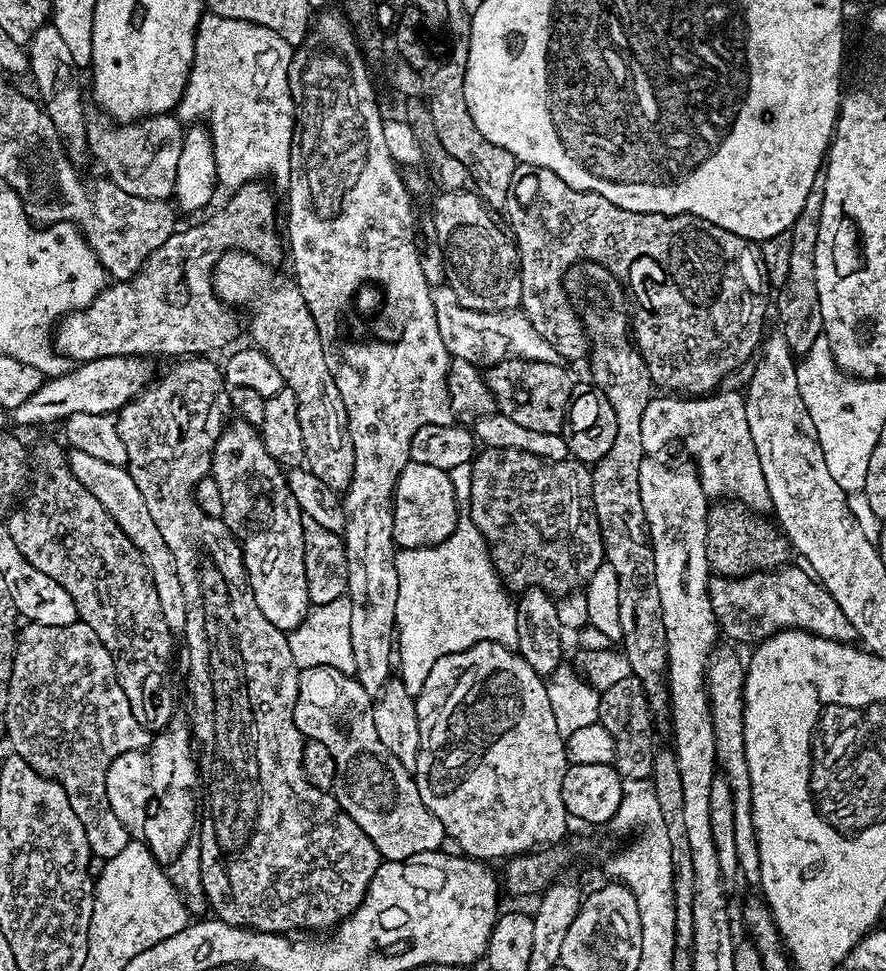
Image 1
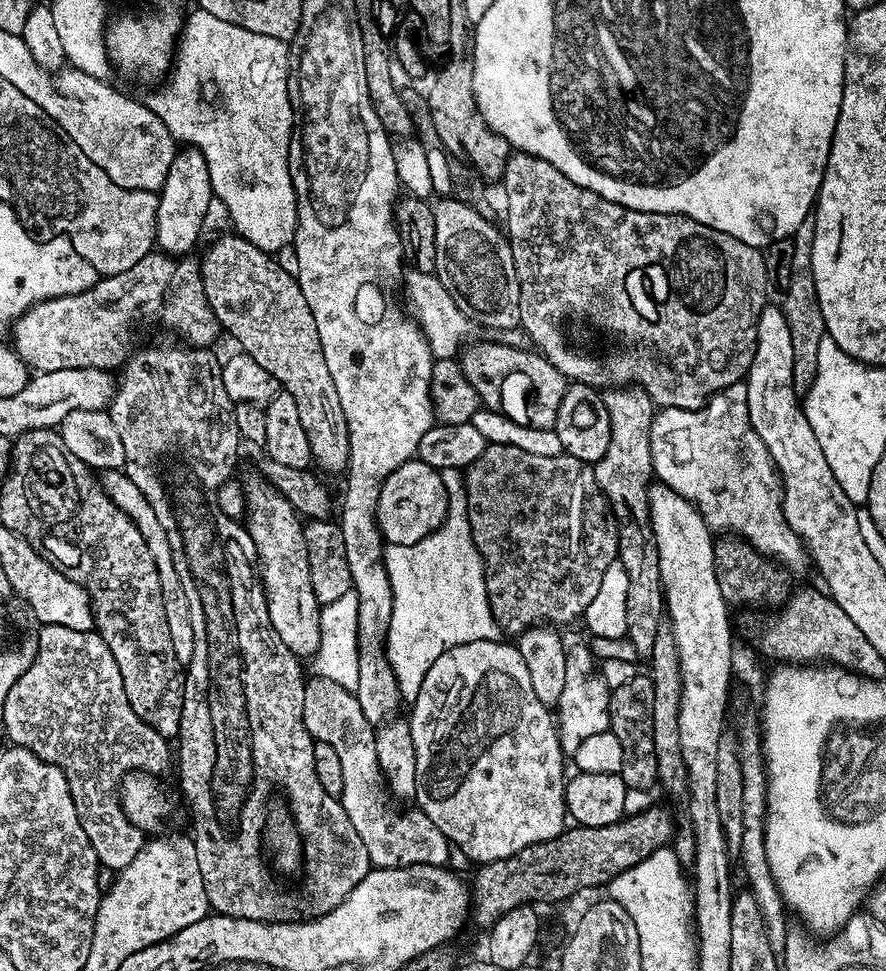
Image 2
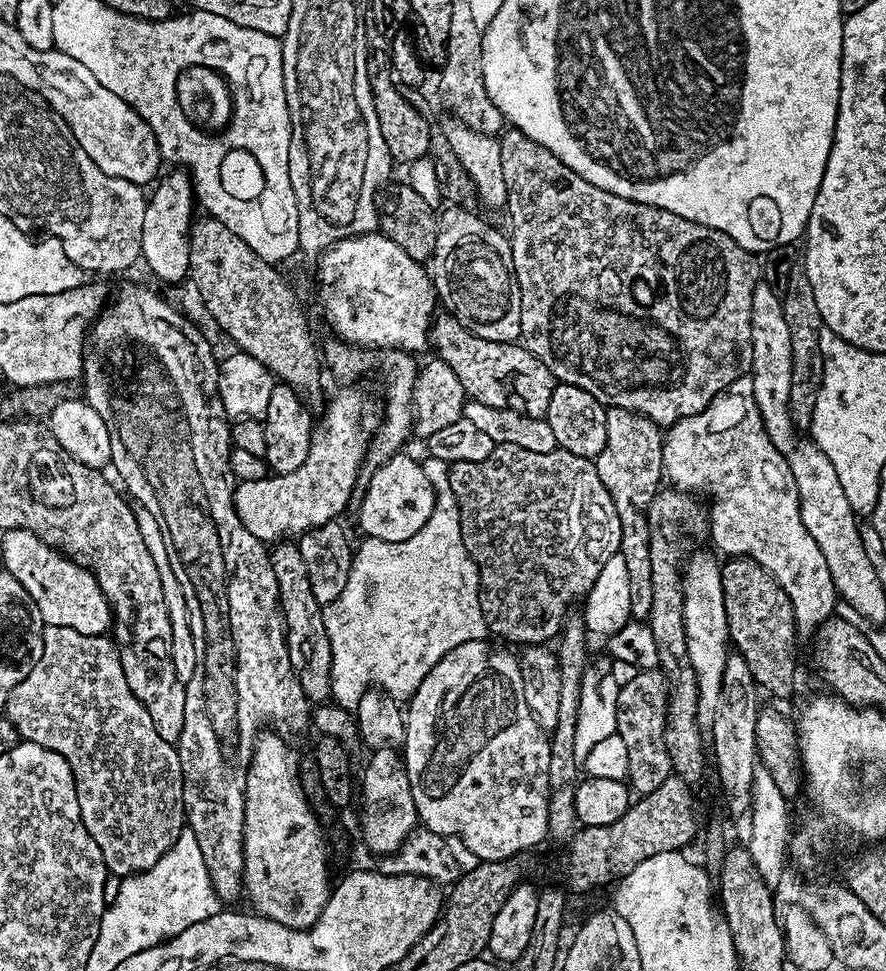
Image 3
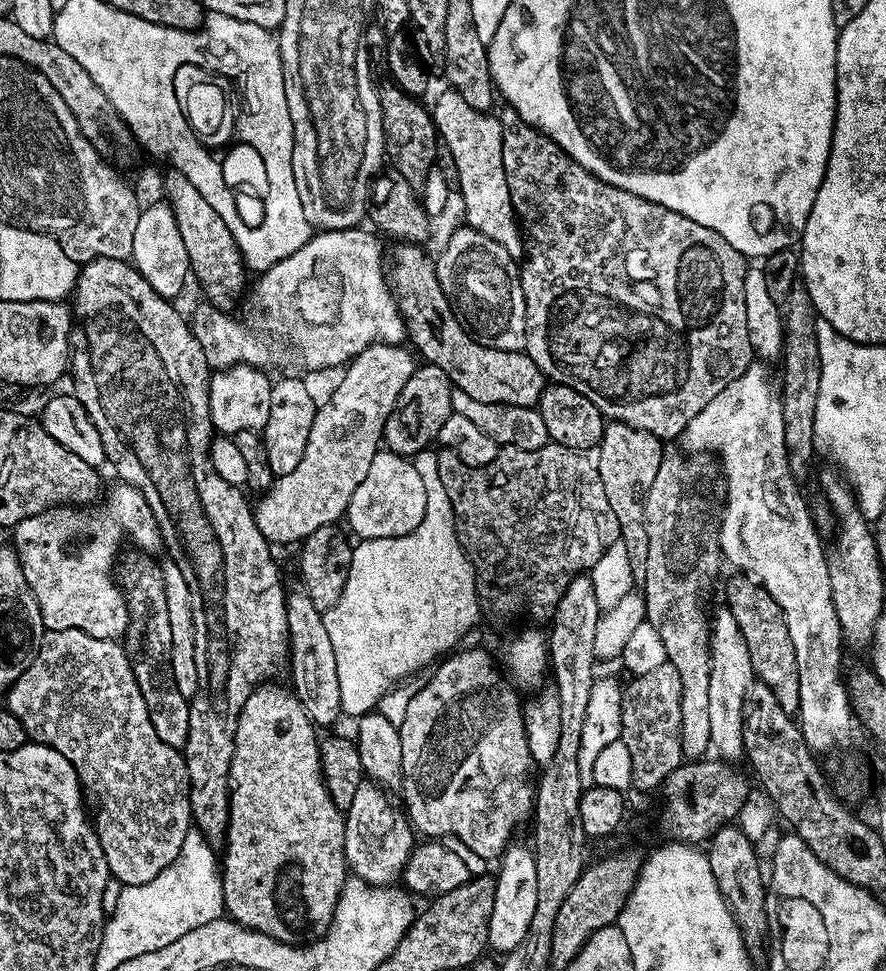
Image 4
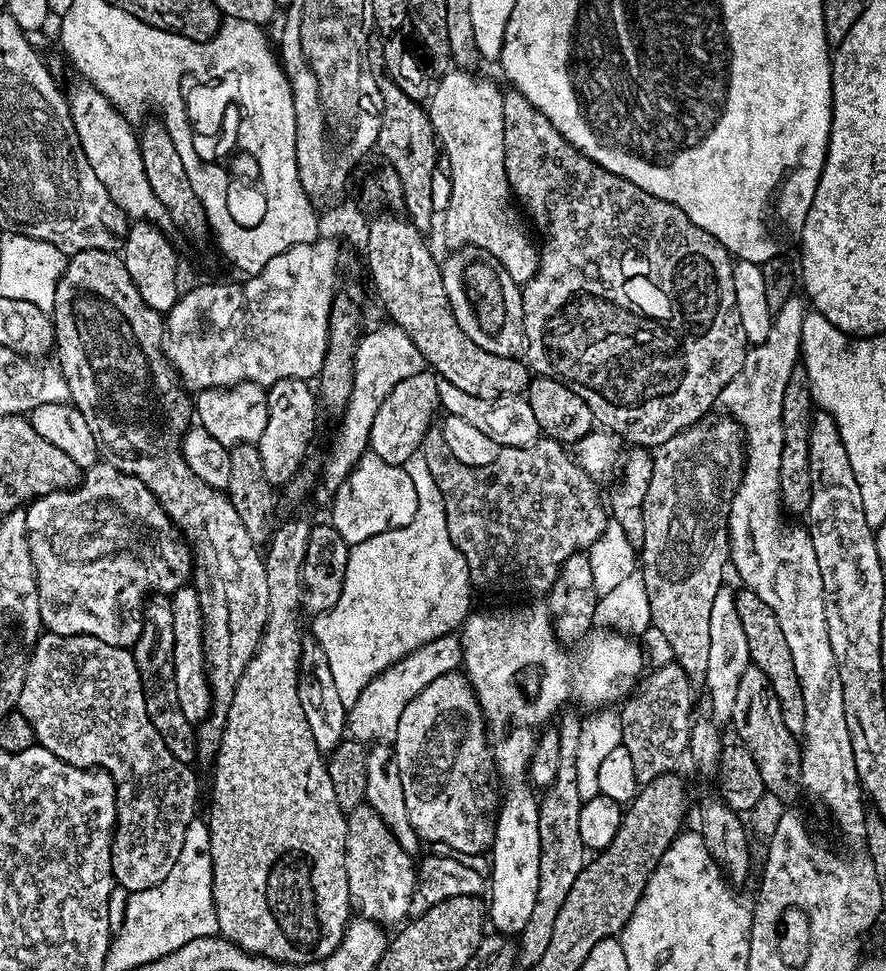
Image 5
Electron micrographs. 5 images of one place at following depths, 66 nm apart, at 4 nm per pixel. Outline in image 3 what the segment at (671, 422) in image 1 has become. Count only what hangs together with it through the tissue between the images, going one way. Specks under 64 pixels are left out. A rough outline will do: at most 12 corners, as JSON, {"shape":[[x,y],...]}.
{"shape":[[751,375],[663,433],[664,476],[712,496],[815,633],[838,604]]}

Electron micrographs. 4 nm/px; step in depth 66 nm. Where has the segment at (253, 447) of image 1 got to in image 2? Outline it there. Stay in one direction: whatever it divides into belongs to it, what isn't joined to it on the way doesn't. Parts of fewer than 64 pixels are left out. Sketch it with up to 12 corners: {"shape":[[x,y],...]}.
{"shape":[[249,495],[246,527],[270,622],[296,657],[320,641],[304,524]]}

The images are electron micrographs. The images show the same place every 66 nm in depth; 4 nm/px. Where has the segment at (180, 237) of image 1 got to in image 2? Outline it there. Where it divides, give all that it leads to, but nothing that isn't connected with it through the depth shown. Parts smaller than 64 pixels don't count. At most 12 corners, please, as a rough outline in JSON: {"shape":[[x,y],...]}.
{"shape":[[153,250],[32,305],[13,351],[39,373],[111,371],[142,312],[215,345],[199,261]]}

